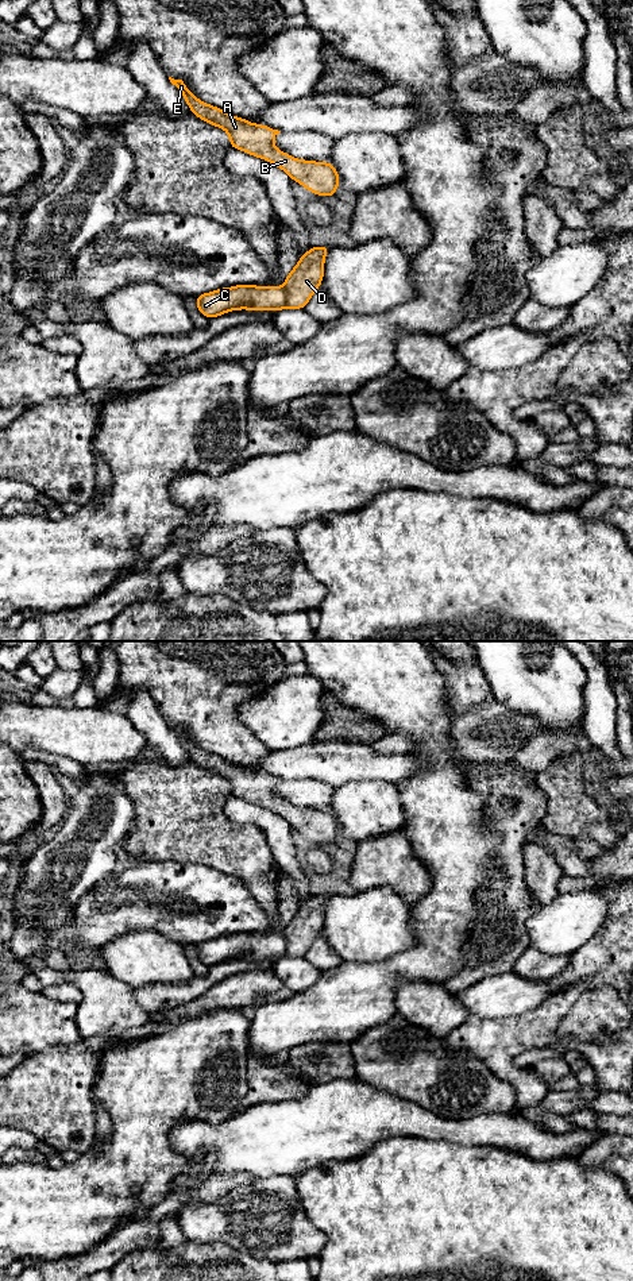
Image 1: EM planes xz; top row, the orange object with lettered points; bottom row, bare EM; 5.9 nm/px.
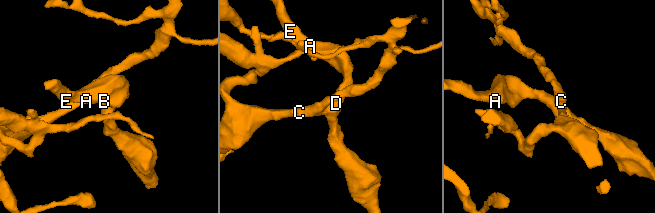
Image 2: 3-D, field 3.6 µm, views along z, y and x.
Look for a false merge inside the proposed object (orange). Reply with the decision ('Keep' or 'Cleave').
Cleave

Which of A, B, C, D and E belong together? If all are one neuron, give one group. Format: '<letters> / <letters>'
A B D E / C

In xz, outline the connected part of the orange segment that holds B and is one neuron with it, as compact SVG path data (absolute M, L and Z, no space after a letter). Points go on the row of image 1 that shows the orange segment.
M171 77L169 80L180 89L194 116L211 126L223 128L229 135L229 147L278 166L293 181L297 181L317 196L335 196L336 189L340 186L340 177L331 162L297 159L279 151L274 146L274 138L281 131L232 116L224 109L198 100L189 92L188 85L182 80Z

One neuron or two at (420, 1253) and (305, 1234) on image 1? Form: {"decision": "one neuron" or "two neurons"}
{"decision": "two neurons"}

